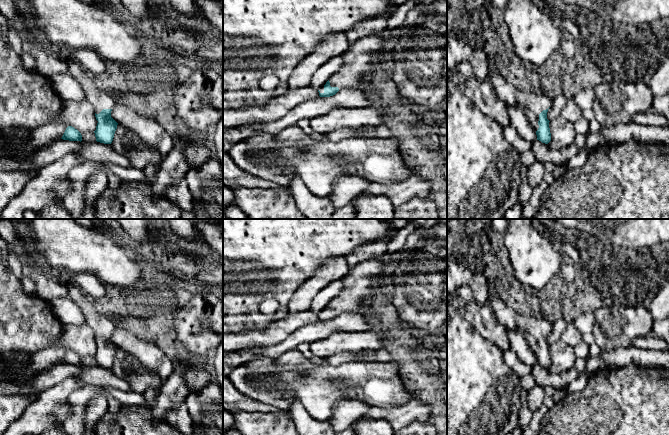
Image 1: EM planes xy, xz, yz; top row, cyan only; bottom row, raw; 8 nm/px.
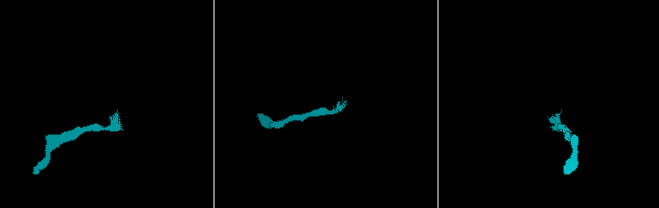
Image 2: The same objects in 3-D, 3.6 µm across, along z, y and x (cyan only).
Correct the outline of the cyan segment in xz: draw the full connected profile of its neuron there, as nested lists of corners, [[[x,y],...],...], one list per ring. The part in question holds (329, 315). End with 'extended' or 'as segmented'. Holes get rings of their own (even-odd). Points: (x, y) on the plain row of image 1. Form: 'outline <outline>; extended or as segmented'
outline [[[368,260],[357,264],[341,279],[343,283],[341,293],[318,314],[319,320],[330,321],[343,313],[364,312],[365,306],[389,287],[384,282],[380,287],[376,287],[372,280],[385,276],[383,263],[380,261]]]; extended

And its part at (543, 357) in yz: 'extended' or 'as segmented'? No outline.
extended

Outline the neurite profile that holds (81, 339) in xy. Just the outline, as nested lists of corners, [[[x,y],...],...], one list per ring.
[[[62,325],[62,335],[57,346],[72,350],[80,357],[94,356],[97,350],[94,332],[87,326]]]

